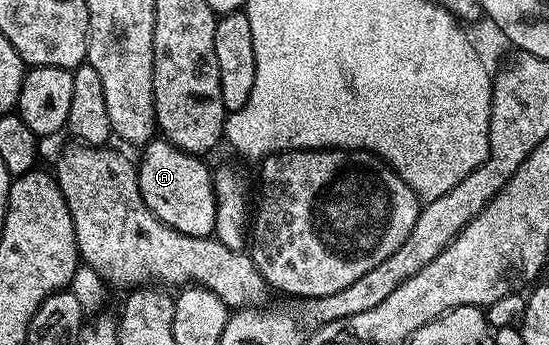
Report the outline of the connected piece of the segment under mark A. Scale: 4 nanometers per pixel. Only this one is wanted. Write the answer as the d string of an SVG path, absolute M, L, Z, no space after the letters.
M151 140L141 151L142 162L137 163L138 183L144 196L144 204L164 224L176 232L208 238L214 233L217 202L214 194L212 170L201 157L186 154L165 140Z

